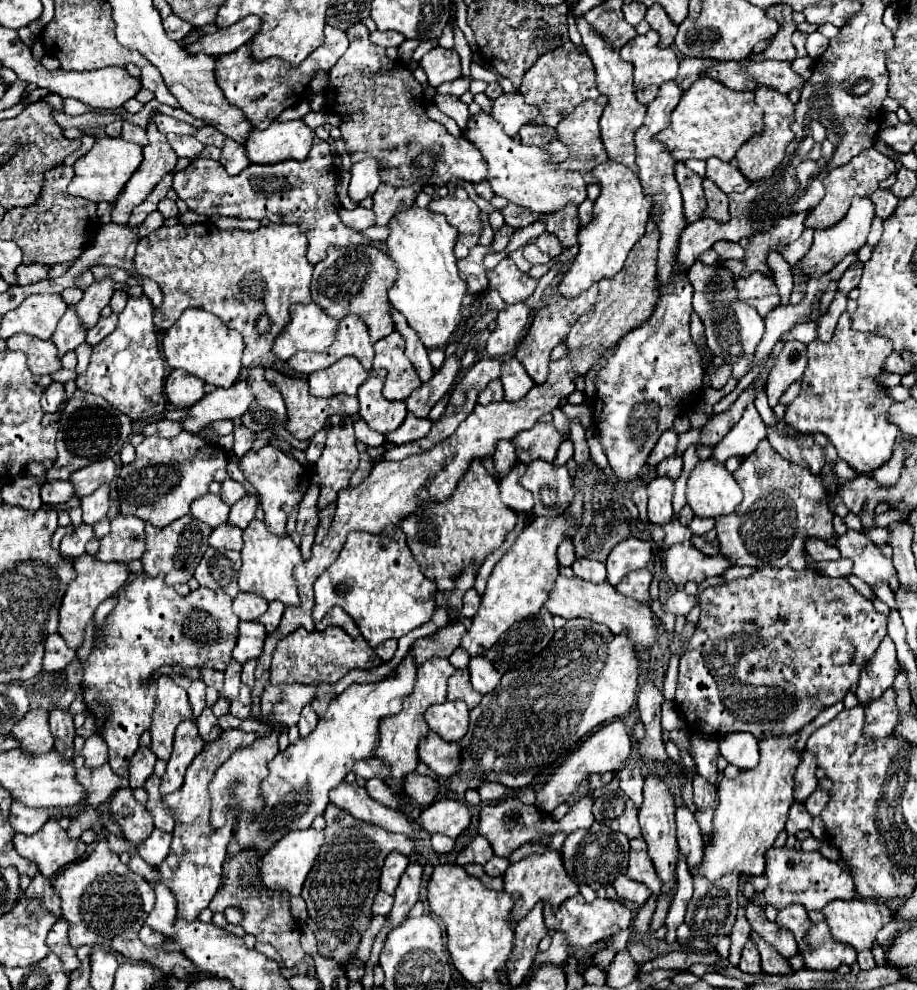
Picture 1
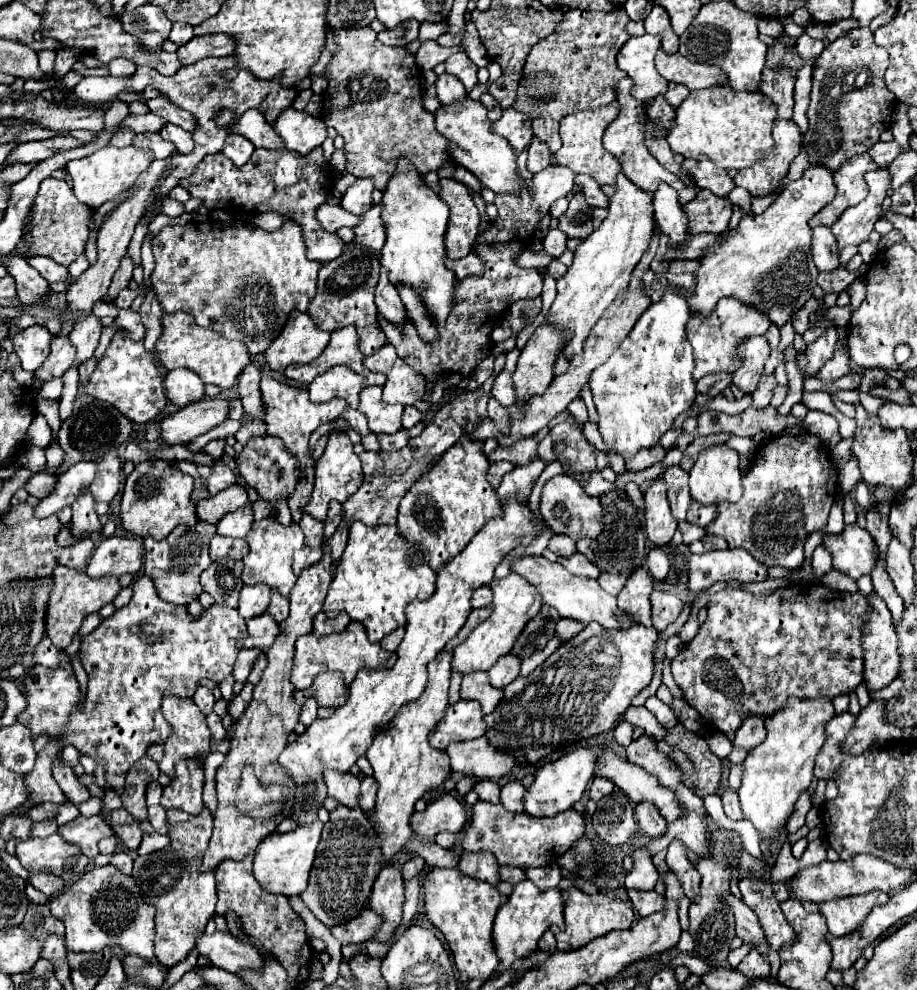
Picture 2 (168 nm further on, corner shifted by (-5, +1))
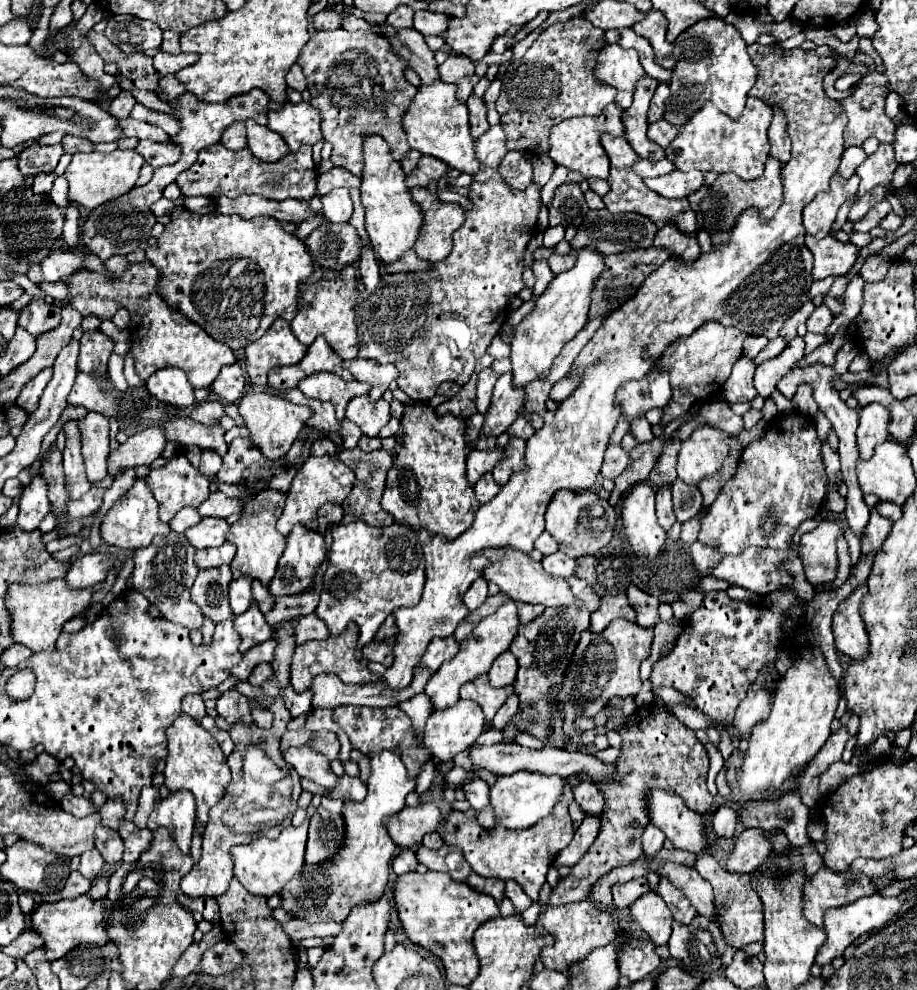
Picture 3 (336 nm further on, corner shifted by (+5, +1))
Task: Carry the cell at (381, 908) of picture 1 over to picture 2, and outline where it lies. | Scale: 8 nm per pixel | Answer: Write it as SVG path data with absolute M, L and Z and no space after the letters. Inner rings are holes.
M365 908L355 920L351 920L351 924L343 924L343 928L331 928L331 932L341 944L367 942L379 932L381 924L383 924L383 918L371 908Z

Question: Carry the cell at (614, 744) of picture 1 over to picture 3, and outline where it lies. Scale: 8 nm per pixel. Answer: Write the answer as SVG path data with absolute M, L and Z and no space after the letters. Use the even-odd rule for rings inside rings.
M515 772L511 776L497 776L497 782L489 790L489 804L495 812L495 822L509 828L521 830L537 824L541 818L549 816L563 792L565 780L561 776L545 776L539 772Z

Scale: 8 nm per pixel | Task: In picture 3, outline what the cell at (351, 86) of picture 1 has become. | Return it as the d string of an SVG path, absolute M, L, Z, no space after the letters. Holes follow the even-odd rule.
M343 28L333 32L315 32L301 50L297 64L303 68L307 78L311 104L321 110L321 130L323 138L333 144L331 162L335 166L361 176L361 146L369 134L383 136L395 160L401 160L411 150L401 118L407 112L407 104L417 94L417 88L405 80L405 60L397 60L381 36L371 30L347 32Z

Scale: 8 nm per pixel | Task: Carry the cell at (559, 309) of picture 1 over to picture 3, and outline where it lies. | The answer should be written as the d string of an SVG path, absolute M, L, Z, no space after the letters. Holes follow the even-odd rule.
M511 374L499 376L499 380L495 382L495 388L493 388L491 406L485 414L485 424L479 432L479 436L487 438L487 436L503 434L513 424L513 420L517 418L517 412L523 408L523 404L525 404L525 392L521 388L513 388Z

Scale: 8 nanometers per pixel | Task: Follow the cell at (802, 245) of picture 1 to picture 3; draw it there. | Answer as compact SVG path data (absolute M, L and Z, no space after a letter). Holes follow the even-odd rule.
M807 236L805 244L815 258L813 280L823 280L827 276L845 276L859 256L859 248L855 244L843 244L833 236L827 236L823 240Z

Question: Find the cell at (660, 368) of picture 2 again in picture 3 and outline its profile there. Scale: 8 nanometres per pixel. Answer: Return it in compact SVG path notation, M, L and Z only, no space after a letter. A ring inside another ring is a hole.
M655 366L649 370L649 376L645 376L645 380L623 384L617 392L621 414L625 414L629 420L643 416L651 408L665 408L669 400L669 376L665 376L665 372L657 372Z

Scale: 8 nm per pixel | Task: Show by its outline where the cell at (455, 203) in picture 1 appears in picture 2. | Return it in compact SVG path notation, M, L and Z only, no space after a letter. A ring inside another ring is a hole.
M451 178L441 180L439 198L445 200L451 210L445 236L447 254L451 260L465 258L477 240L477 228L479 228L477 206L473 204L467 186Z

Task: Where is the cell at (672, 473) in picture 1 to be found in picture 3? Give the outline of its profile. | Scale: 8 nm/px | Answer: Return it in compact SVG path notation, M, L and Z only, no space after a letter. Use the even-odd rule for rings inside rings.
M671 488L657 490L657 518L663 530L669 530L675 524L673 502L671 502Z

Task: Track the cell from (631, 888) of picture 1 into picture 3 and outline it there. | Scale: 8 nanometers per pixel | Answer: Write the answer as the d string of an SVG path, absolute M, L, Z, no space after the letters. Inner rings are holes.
M649 892L641 896L641 900L631 904L629 912L631 912L631 918L641 926L641 930L645 930L645 934L653 938L657 946L667 944L671 936L673 918L669 908L661 900L661 896L657 896L655 892Z

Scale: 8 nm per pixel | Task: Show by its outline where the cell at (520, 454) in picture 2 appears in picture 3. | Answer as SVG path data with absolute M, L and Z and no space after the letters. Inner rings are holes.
M501 448L495 450L471 450L467 456L467 482L475 486L475 482L491 472L491 468L501 460Z

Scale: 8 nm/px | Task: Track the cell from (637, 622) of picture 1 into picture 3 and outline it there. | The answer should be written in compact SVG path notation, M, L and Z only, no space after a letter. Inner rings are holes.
M487 548L485 552L479 552L489 560L489 566L481 570L481 576L489 582L495 582L501 592L509 594L513 600L529 602L529 604L543 604L543 606L569 606L569 604L581 604L569 590L569 584L559 576L549 576L539 562L535 562L529 554L523 554L517 548Z

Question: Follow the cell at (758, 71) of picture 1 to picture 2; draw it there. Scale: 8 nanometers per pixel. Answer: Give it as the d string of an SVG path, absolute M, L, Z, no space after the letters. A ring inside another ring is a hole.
M659 50L655 56L655 66L669 82L685 84L691 90L709 88L715 84L727 84L727 74L721 68L713 64L689 62L681 54L665 54L663 50Z

